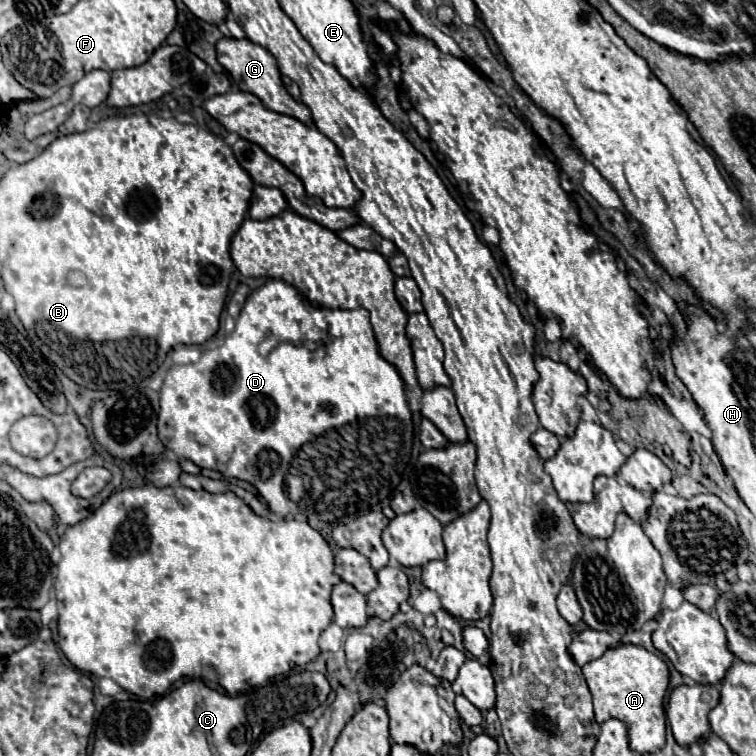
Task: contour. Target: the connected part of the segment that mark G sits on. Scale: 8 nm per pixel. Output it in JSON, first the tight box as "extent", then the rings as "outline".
{"extent":[217,38,315,126],"outline":[[[223,38],[219,40],[217,44],[217,60],[227,68],[227,72],[233,76],[233,80],[237,82],[237,86],[243,90],[243,92],[251,92],[255,94],[265,108],[273,110],[273,112],[279,112],[279,114],[285,114],[285,116],[293,116],[297,120],[301,120],[303,124],[307,126],[315,126],[313,124],[313,118],[311,118],[311,112],[309,108],[295,100],[287,88],[283,86],[281,82],[281,76],[279,76],[279,68],[277,68],[277,62],[273,58],[273,54],[265,48],[261,48],[259,44],[253,44],[251,40],[235,40],[235,38]]]}

